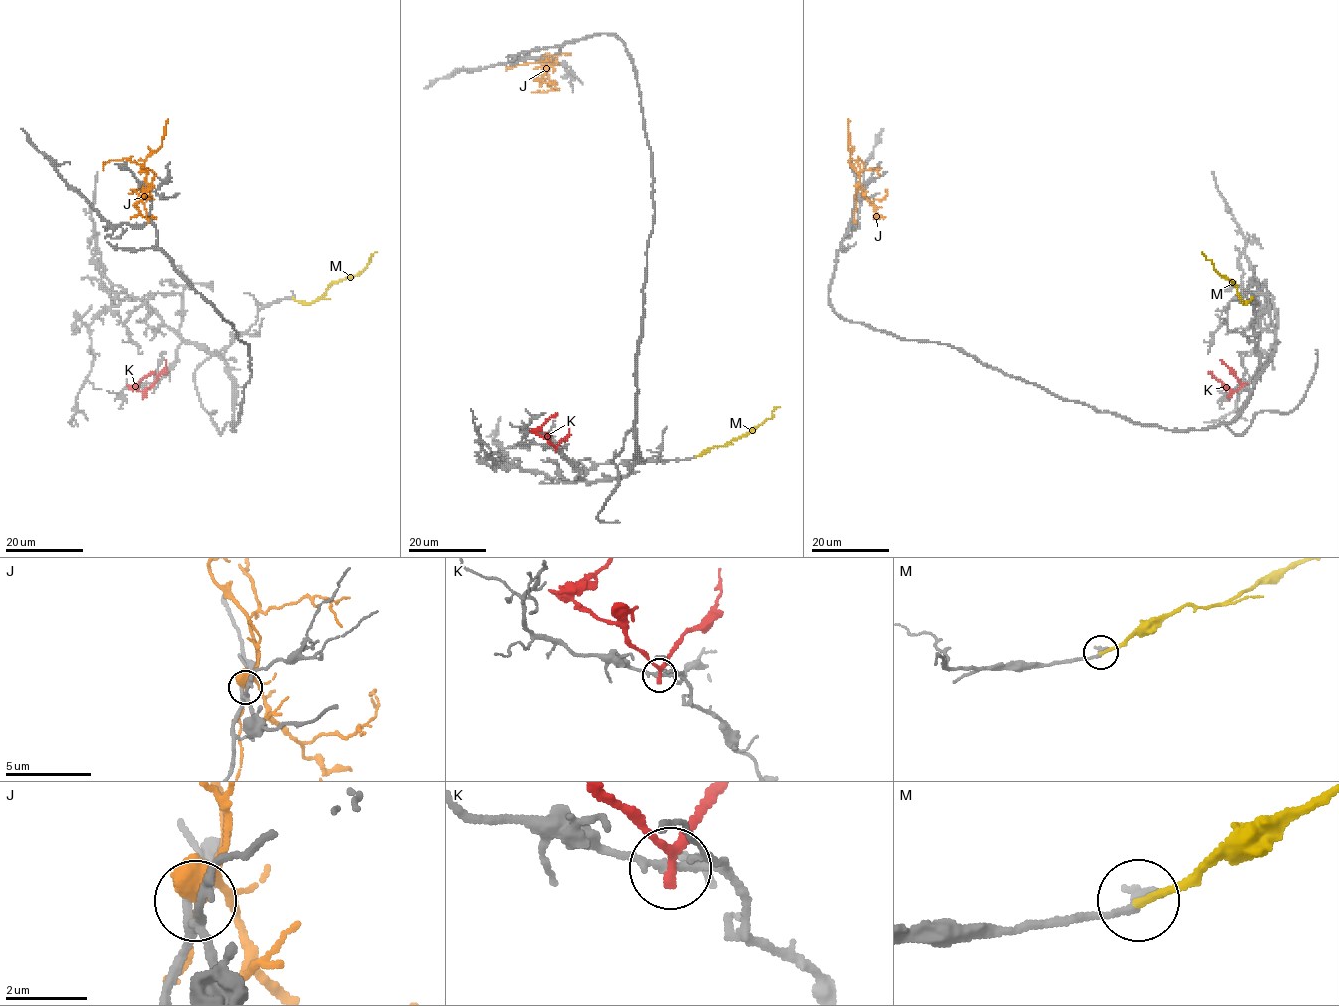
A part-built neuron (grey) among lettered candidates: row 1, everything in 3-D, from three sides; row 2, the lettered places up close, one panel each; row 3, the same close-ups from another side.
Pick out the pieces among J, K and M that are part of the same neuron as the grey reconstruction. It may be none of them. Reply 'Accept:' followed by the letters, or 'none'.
Accept: M

